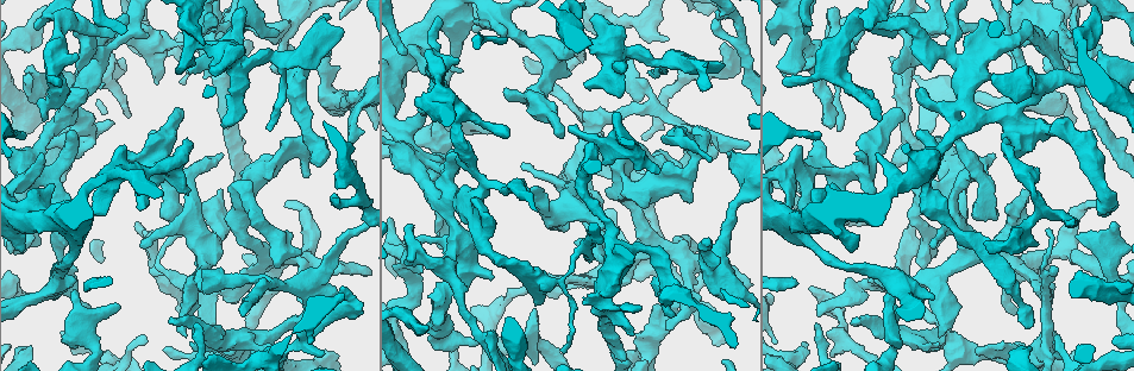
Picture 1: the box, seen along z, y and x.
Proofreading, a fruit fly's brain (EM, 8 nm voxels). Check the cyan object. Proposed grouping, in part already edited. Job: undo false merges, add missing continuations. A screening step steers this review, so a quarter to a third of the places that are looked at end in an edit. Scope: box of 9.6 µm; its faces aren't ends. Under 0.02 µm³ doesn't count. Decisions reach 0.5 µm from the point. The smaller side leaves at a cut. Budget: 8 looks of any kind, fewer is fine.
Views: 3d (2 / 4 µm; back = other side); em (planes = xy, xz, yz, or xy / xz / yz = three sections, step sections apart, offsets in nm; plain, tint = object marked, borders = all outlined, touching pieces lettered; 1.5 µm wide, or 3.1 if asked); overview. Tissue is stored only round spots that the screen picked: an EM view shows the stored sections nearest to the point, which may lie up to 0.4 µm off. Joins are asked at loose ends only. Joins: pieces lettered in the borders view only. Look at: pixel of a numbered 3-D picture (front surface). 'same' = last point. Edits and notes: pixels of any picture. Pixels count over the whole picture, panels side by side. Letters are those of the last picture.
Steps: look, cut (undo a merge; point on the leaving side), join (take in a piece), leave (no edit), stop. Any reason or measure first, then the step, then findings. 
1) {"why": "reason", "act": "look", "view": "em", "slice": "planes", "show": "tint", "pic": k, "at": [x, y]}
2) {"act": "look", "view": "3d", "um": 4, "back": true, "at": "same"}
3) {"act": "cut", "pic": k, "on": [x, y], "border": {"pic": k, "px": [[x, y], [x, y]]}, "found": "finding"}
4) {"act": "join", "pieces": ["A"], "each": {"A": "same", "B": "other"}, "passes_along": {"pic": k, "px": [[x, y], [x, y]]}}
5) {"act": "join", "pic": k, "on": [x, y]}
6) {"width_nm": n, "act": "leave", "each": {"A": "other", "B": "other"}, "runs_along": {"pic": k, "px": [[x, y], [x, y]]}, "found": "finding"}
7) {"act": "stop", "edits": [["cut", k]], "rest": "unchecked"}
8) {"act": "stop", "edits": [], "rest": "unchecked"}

{"why": "free end", "act": "look", "view": "3d", "um": 4, "pic": 1, "at": [183, 82]}

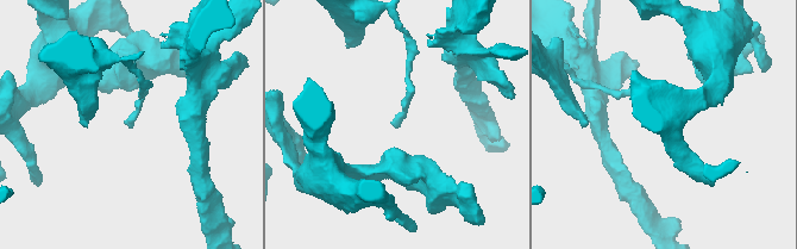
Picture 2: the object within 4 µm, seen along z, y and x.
{"act": "look", "view": "em", "slice": "xz", "step": 8, "show": "tint", "pic": 2, "at": [395, 125]}

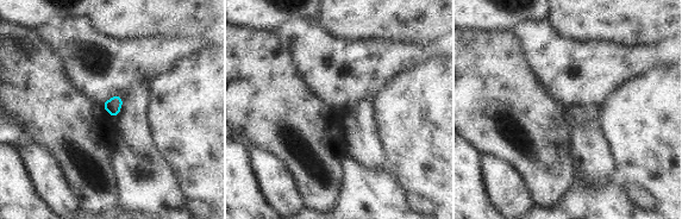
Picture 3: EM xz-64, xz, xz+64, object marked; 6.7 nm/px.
{"act": "look", "view": "em", "slice": "xz", "step": 8, "show": "borders", "at": "same"}

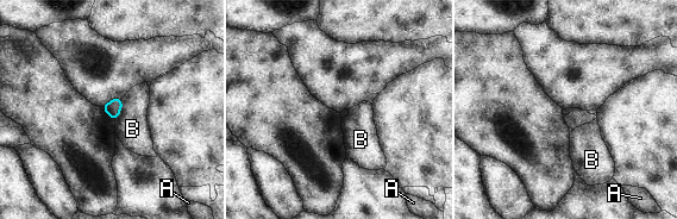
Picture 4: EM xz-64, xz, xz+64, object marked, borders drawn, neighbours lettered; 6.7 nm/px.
{"act": "leave", "each": {"A": "other", "B": "other"}, "border": {"pic": 4, "px": [[121, 99], [121, 110], [116, 120]]}, "found": "none of them fits"}

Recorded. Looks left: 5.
{"why": "an open end", "act": "look", "view": "em", "slice": "xz", "step": 4, "show": "tint", "pic": 1, "at": [631, 334]}

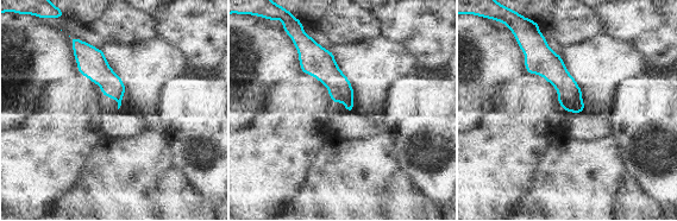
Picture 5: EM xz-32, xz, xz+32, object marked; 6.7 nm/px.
{"why": "another direction", "act": "look", "view": "em", "slice": "planes", "show": "borders", "at": "same"}

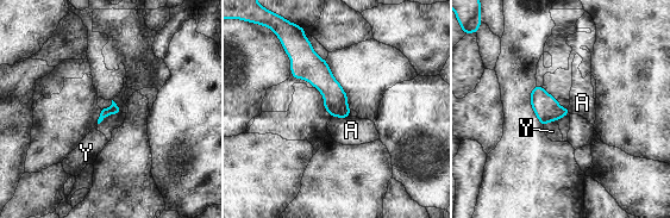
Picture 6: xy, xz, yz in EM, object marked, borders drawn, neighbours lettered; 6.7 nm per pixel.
{"longest_contact_nm": ["A", 120], "act": "leave", "each": {"A": "other", "Y": "other"}, "found": "none of them fits"}

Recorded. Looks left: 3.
{"why": "free end", "act": "look", "view": "em", "slice": "planes", "show": "borders", "pic": 1, "at": [197, 322]}

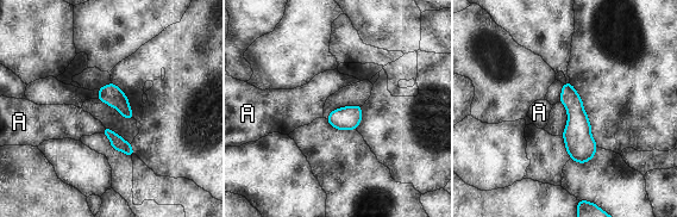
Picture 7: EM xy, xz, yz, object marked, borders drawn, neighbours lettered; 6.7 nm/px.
{"width_nm": 130, "act": "leave", "each": {"A": "other"}, "border": {"pic": 7, "px": [[104, 126], [101, 132]]}, "found": "no lettered piece goes on from it"}

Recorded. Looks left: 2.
{"act": "stop", "edits": [], "rest": "unchecked"}

